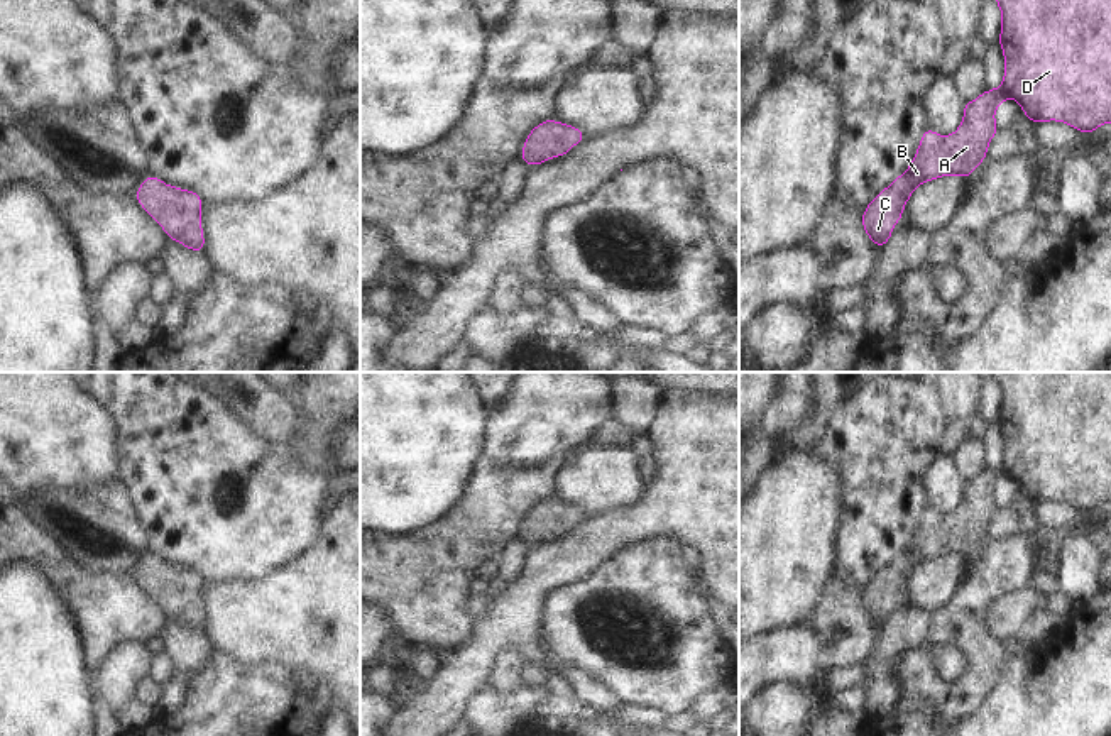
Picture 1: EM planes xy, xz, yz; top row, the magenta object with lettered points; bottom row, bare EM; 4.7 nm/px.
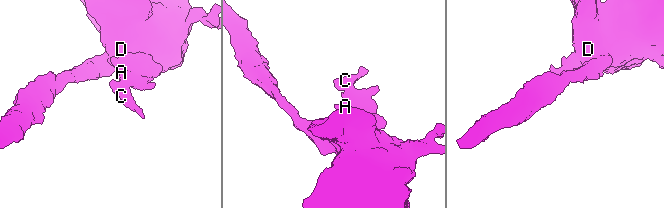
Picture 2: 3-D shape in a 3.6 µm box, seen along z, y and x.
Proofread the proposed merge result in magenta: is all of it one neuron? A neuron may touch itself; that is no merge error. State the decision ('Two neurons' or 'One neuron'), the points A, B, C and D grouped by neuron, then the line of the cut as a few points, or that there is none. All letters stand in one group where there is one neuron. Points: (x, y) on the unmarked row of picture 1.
One neuron. Groups: A B C D. No split

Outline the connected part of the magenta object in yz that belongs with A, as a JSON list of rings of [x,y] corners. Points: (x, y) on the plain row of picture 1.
[[[994,372],[994,379],[1003,394],[998,421],[1004,433],[1004,459],[999,467],[984,469],[981,475],[964,482],[964,497],[952,514],[944,516],[930,506],[925,508],[910,547],[871,579],[862,590],[862,607],[881,629],[893,606],[901,601],[903,587],[917,565],[949,553],[969,557],[982,543],[998,511],[994,489],[1006,477],[1013,475],[1033,503],[1057,499],[1084,513],[1092,513],[1101,503],[1111,503],[1111,372]]]

